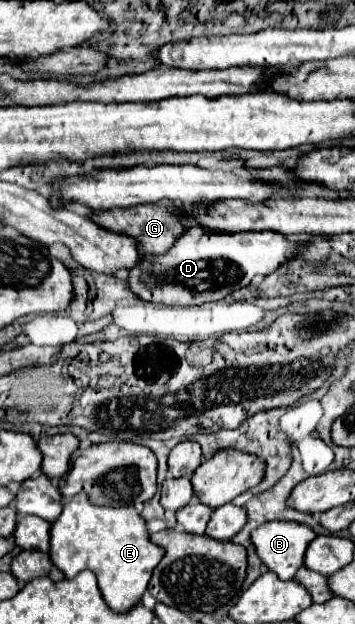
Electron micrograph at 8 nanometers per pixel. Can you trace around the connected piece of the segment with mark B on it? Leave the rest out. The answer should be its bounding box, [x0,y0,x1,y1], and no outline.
[252,520,316,580]

